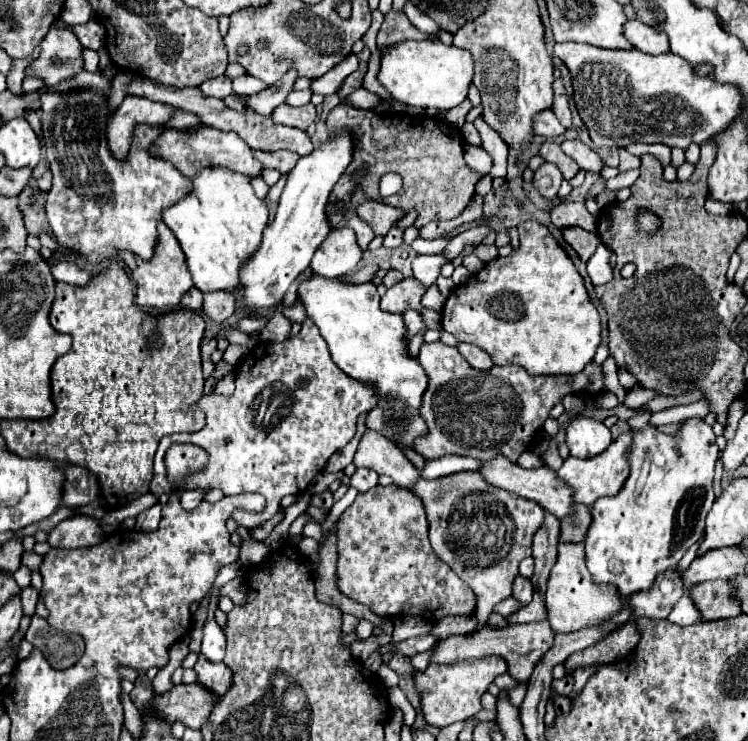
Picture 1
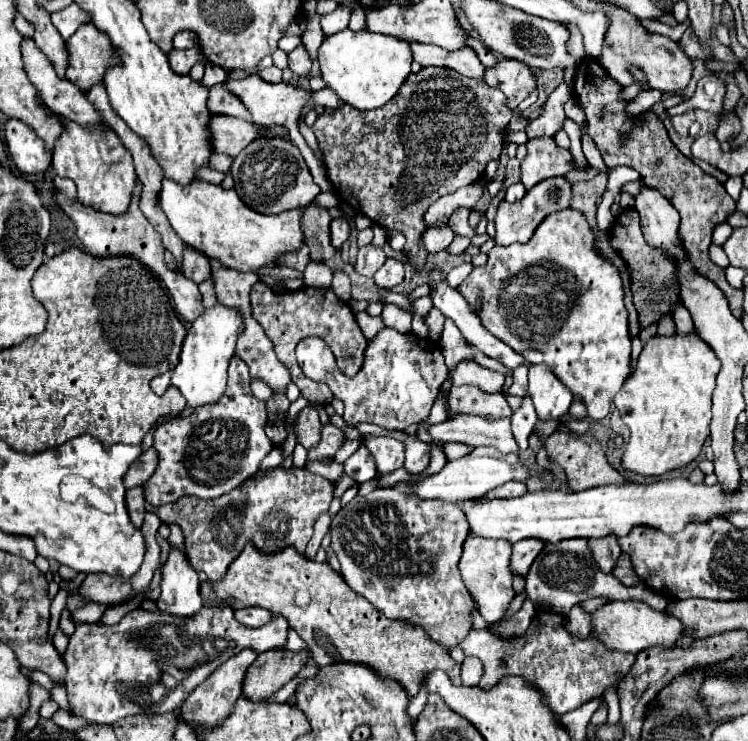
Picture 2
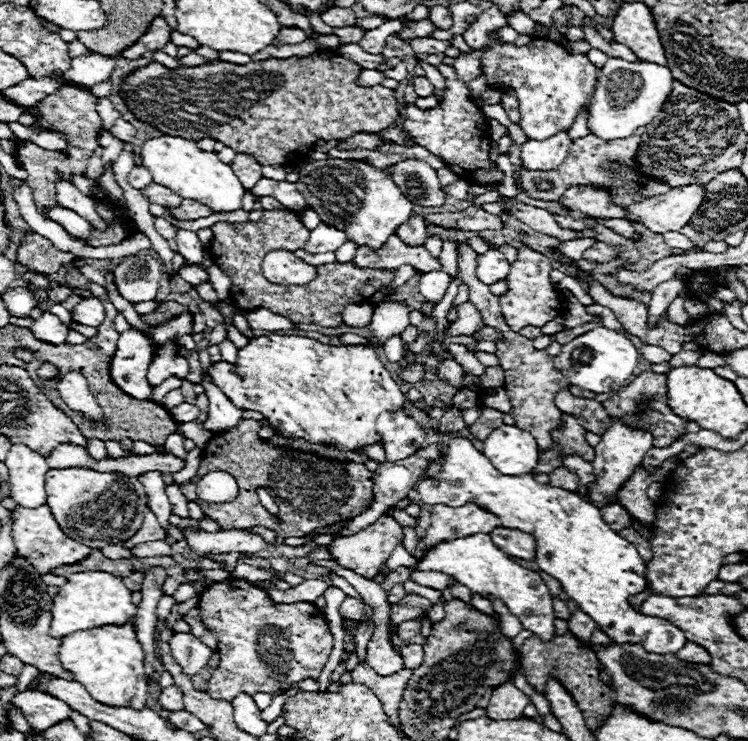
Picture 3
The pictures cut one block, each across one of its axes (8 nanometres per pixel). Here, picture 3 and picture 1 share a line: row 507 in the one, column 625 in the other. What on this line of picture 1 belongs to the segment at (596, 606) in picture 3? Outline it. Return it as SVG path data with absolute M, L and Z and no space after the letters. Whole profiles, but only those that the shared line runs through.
M686 418L682 422L682 426L678 428L678 432L674 432L674 434L664 434L664 432L660 432L652 424L648 424L646 428L638 428L638 430L630 428L630 434L632 434L632 444L626 450L626 460L630 464L630 474L628 474L624 486L620 488L620 492L616 496L612 496L612 498L598 498L594 502L594 506L592 506L590 534L586 536L586 542L584 542L584 546L586 546L586 564L588 564L588 570L594 576L594 580L596 582L606 582L606 584L616 584L616 588L618 588L618 592L622 596L628 596L632 592L650 588L652 582L654 582L654 578L658 574L662 574L664 570L668 570L668 568L676 568L678 562L680 562L680 558L684 556L684 552L700 538L700 534L704 532L704 518L706 518L706 514L708 514L708 510L710 510L710 506L714 502L714 488L712 488L712 482L714 482L714 464L716 464L718 452L720 452L718 450L718 444L716 444L716 436L712 432L712 426L708 426L704 422L704 418Z

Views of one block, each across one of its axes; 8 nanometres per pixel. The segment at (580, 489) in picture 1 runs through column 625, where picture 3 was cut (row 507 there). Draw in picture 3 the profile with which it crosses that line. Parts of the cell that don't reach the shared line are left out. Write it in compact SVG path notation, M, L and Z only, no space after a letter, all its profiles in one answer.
M468 502L458 508L438 504L432 508L432 524L430 524L426 536L418 542L414 556L422 558L426 546L432 548L442 540L454 540L454 538L470 536L470 534L478 534L478 532L488 534L496 526L500 526L498 516L480 508L476 502Z

